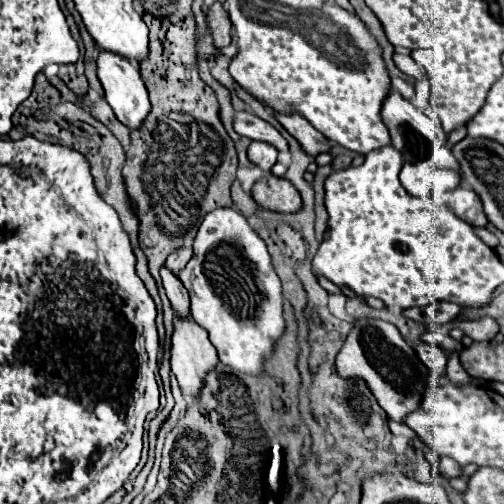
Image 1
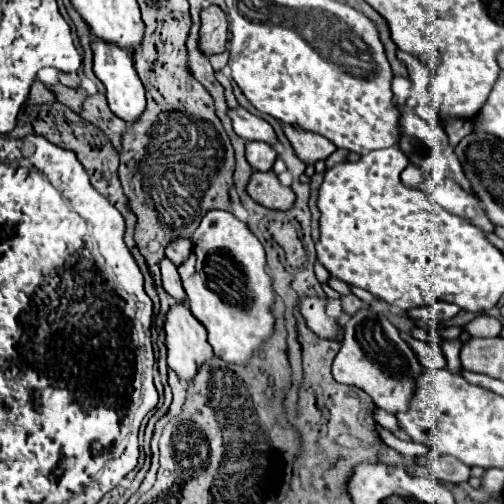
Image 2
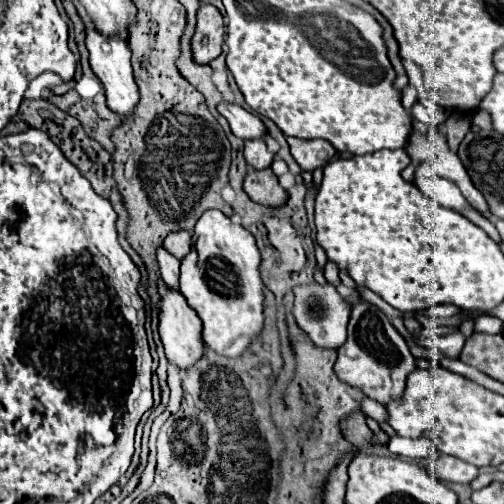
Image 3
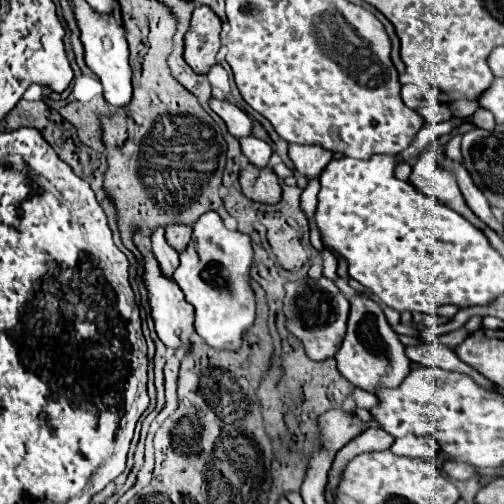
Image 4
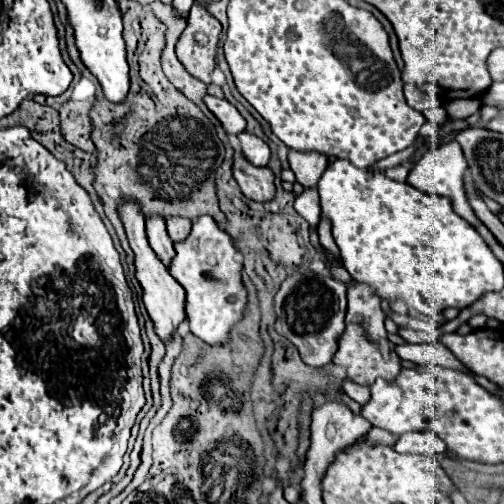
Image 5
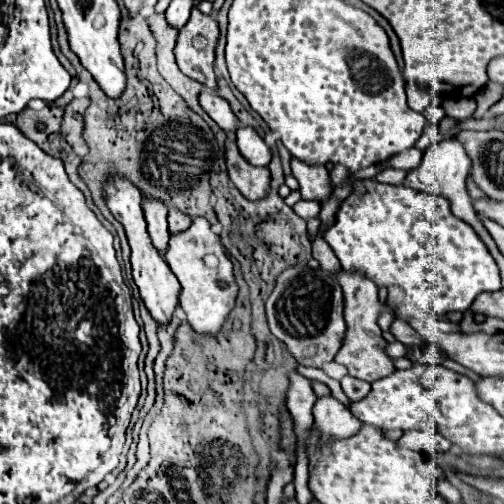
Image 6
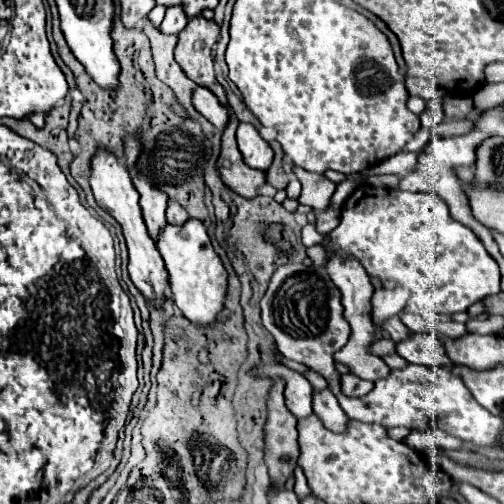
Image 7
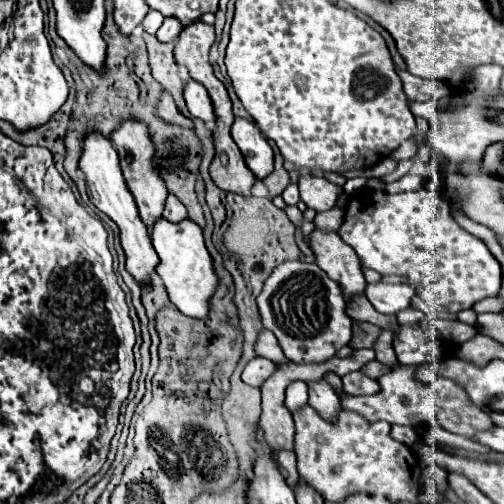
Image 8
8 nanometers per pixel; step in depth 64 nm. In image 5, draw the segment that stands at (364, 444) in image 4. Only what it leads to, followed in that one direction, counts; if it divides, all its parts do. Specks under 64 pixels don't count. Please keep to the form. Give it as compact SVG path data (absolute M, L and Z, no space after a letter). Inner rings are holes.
M370 428L370 432L368 432L366 436L368 436L368 440L374 442L374 444L388 444L388 446L394 446L396 440L398 440L396 434L392 434L392 432L388 432L388 430L380 430L380 428Z

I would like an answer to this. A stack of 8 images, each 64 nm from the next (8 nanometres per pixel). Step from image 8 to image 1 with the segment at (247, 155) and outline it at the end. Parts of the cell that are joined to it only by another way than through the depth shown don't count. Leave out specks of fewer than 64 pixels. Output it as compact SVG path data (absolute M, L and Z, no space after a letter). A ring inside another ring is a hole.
M252 142L248 146L248 160L262 168L264 172L270 172L270 168L276 164L278 150L266 142Z

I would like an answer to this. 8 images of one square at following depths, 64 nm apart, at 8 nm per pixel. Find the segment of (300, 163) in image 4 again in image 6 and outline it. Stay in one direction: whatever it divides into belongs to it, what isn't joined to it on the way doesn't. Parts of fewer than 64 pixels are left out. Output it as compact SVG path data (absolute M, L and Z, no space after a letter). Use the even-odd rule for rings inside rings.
M292 158L292 174L300 182L302 200L322 204L330 196L332 182L326 168L308 168L308 164L300 164L300 160Z

